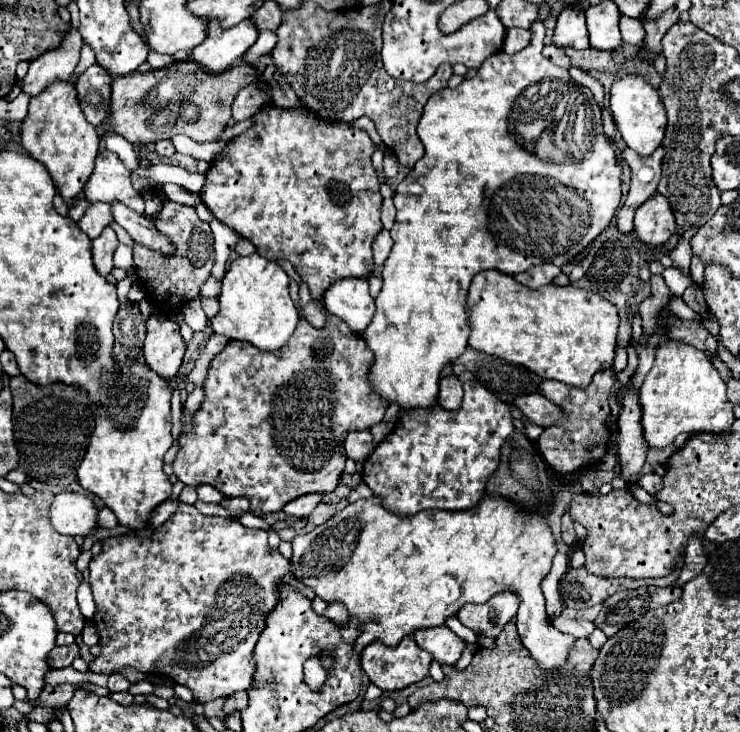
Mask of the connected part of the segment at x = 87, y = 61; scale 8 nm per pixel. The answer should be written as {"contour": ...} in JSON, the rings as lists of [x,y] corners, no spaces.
{"contour":[[[84,43],[81,49],[81,56],[79,63],[75,69],[75,75],[79,76],[80,73],[83,73],[89,66],[96,63],[95,54],[91,47]]]}

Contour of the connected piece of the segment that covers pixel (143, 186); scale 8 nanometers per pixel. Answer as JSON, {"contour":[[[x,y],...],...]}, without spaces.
{"contour":[[[159,163],[159,165],[149,165],[149,167],[139,165],[131,177],[133,177],[133,187],[139,193],[153,189],[153,187],[161,187],[165,183],[175,183],[193,193],[199,193],[201,185],[205,183],[205,173],[197,173],[197,171],[189,173],[189,171],[185,171],[177,165],[169,165],[169,163]]]}

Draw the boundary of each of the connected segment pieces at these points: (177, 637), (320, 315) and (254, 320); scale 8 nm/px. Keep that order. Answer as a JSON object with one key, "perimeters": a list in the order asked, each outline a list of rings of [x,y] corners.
{"perimeters":[[[[179,503],[177,511],[151,537],[125,535],[103,541],[103,551],[97,557],[93,557],[89,563],[89,573],[91,573],[89,585],[97,607],[93,621],[97,627],[99,647],[101,647],[101,655],[89,663],[89,671],[111,675],[117,673],[121,667],[135,667],[137,671],[149,675],[165,675],[175,679],[175,683],[189,687],[199,703],[209,703],[217,697],[227,697],[235,691],[247,691],[249,685],[253,683],[253,645],[257,643],[257,637],[265,627],[265,613],[269,613],[269,609],[277,605],[277,583],[283,579],[287,571],[289,571],[289,561],[279,551],[273,553],[267,551],[267,531],[247,529],[237,519],[205,517],[193,505],[185,505],[185,503]]],[[[301,283],[301,287],[299,287],[299,297],[301,297],[301,305],[303,305],[305,319],[307,319],[313,327],[317,327],[317,329],[321,329],[321,325],[325,327],[327,311],[325,311],[325,307],[323,307],[317,299],[311,297],[309,287],[307,287],[305,283]]],[[[257,253],[247,257],[237,257],[225,273],[219,303],[221,311],[211,321],[215,333],[221,333],[229,339],[251,341],[261,351],[279,349],[295,331],[299,321],[295,305],[289,297],[291,277],[277,261],[269,261]]]]}

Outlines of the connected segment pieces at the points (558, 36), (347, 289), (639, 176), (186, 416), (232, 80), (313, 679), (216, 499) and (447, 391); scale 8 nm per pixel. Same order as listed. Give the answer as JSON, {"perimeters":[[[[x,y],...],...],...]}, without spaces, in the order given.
{"perimeters":[[[[579,3],[569,5],[557,17],[557,27],[553,35],[553,43],[557,47],[573,47],[573,49],[587,49],[589,37],[585,27],[585,13]]],[[[341,279],[329,285],[329,289],[323,293],[323,301],[329,313],[337,315],[341,321],[345,321],[355,333],[363,333],[367,325],[371,323],[371,317],[375,313],[375,301],[369,295],[369,283],[365,279]]],[[[629,147],[623,149],[621,157],[631,167],[631,189],[623,203],[623,209],[619,209],[619,213],[617,213],[617,225],[619,225],[617,229],[619,231],[623,231],[623,233],[633,231],[633,215],[635,215],[637,207],[657,191],[657,185],[661,179],[663,155],[665,155],[663,147],[659,147],[649,157],[639,157]]],[[[195,387],[192,393],[187,397],[187,400],[183,404],[181,421],[186,426],[191,426],[191,419],[195,414],[195,411],[199,408],[199,405],[203,402],[205,397],[204,387]]],[[[193,59],[173,63],[159,71],[115,77],[109,123],[115,133],[123,135],[133,145],[149,145],[177,133],[197,143],[217,141],[231,119],[231,103],[237,91],[255,79],[257,73],[247,63],[233,65],[223,73],[207,73],[201,65],[195,65]]],[[[309,659],[307,663],[304,663],[304,679],[311,689],[321,689],[323,681],[325,681],[327,672],[321,663],[317,663],[317,659]]],[[[199,485],[197,495],[199,495],[201,501],[207,501],[207,503],[221,503],[221,499],[223,499],[223,495],[209,485]]],[[[455,375],[443,377],[439,383],[439,405],[443,405],[449,411],[455,411],[459,409],[461,399],[463,399],[463,389],[459,379]]]]}

